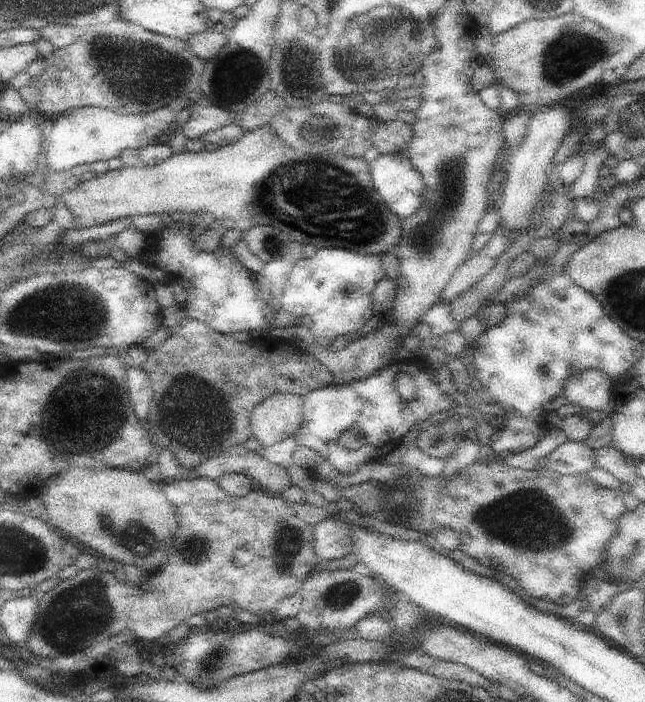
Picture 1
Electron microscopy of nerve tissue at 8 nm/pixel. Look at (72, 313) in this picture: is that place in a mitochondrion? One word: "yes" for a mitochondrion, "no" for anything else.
yes

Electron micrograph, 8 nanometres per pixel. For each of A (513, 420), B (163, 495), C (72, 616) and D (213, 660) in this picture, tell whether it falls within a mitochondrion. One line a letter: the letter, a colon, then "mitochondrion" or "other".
A: other
B: other
C: mitochondrion
D: mitochondrion

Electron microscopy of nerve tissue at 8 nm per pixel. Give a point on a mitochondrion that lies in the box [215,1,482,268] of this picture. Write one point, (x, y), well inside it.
(389, 37)

